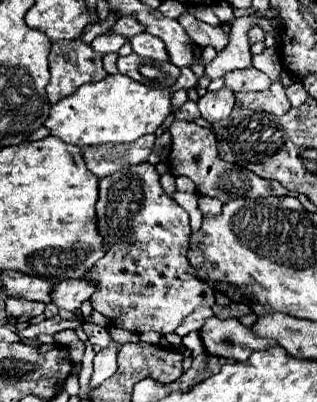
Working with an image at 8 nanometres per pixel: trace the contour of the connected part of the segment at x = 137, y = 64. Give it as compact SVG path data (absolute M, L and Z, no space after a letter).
M135 53L117 59L119 73L129 75L131 79L147 85L147 87L173 87L175 79L181 75L181 69L171 65L169 61L159 63L153 59L143 59Z

